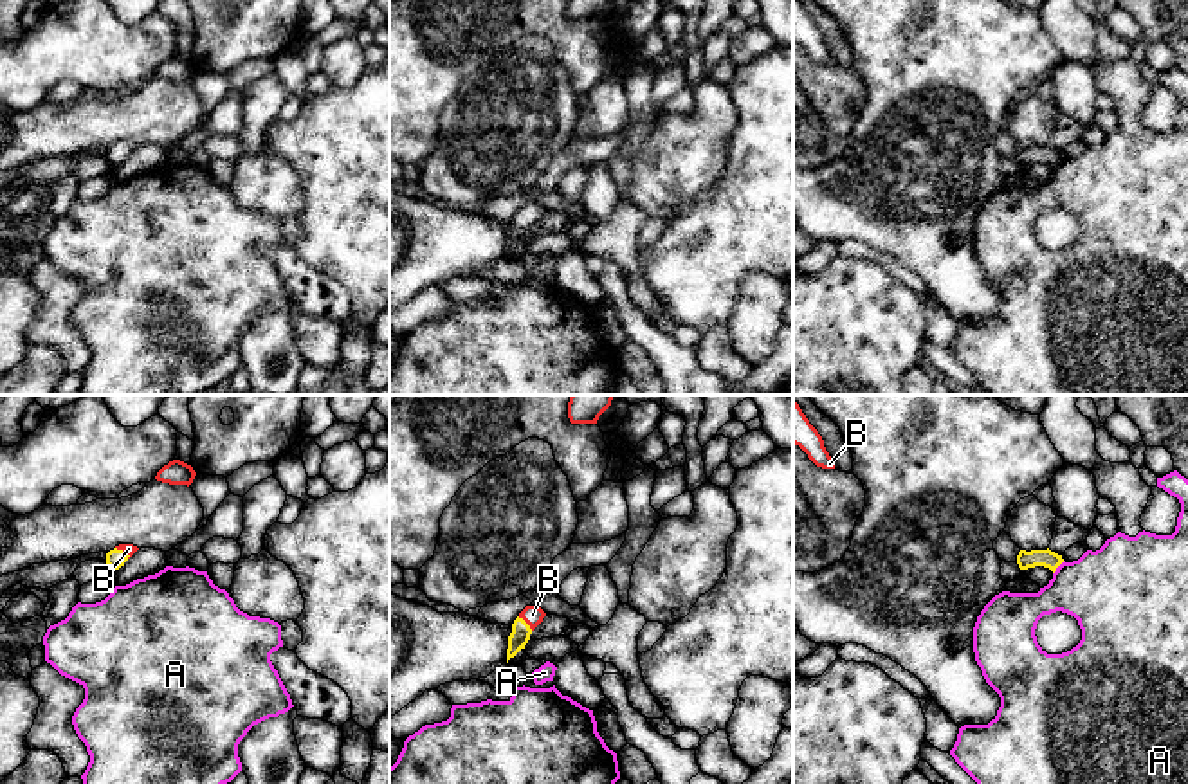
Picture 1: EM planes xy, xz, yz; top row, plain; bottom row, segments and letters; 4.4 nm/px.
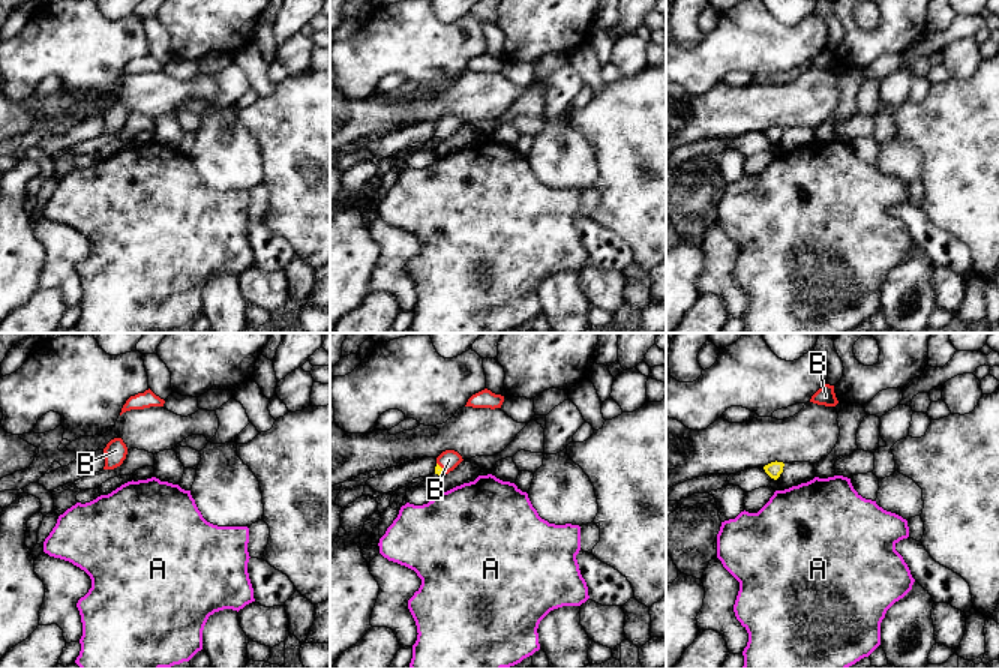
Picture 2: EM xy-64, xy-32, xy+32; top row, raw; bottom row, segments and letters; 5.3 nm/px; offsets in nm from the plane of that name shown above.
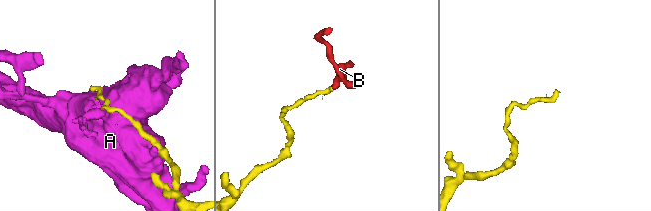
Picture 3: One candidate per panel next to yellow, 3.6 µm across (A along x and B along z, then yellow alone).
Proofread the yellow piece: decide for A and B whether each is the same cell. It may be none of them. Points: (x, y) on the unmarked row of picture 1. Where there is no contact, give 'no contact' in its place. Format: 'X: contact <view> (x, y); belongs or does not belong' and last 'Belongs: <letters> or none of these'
A: contact yz (1057, 163); does not belong
B: contact xz (525, 218); belongs
Belongs: B

